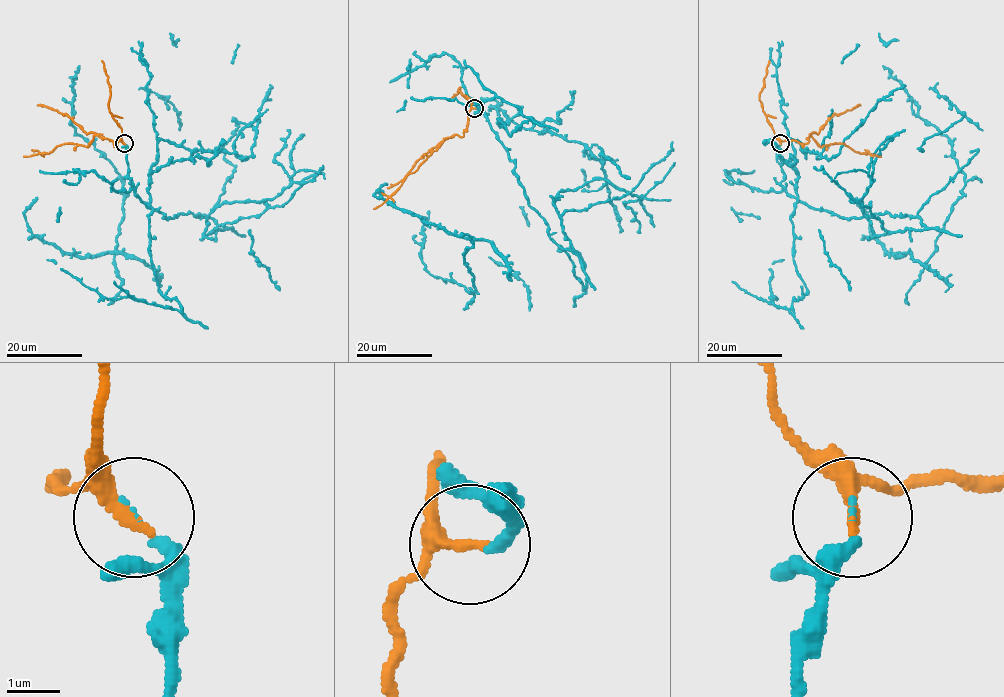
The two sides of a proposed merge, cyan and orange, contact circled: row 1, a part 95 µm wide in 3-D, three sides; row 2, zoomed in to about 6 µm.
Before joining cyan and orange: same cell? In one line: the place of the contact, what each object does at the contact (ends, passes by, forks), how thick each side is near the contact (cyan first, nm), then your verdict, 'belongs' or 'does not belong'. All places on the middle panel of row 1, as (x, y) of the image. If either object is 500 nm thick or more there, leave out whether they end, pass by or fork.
(474, 108) | cyan ends | orange passes by | 170/200 nm | does not belong

